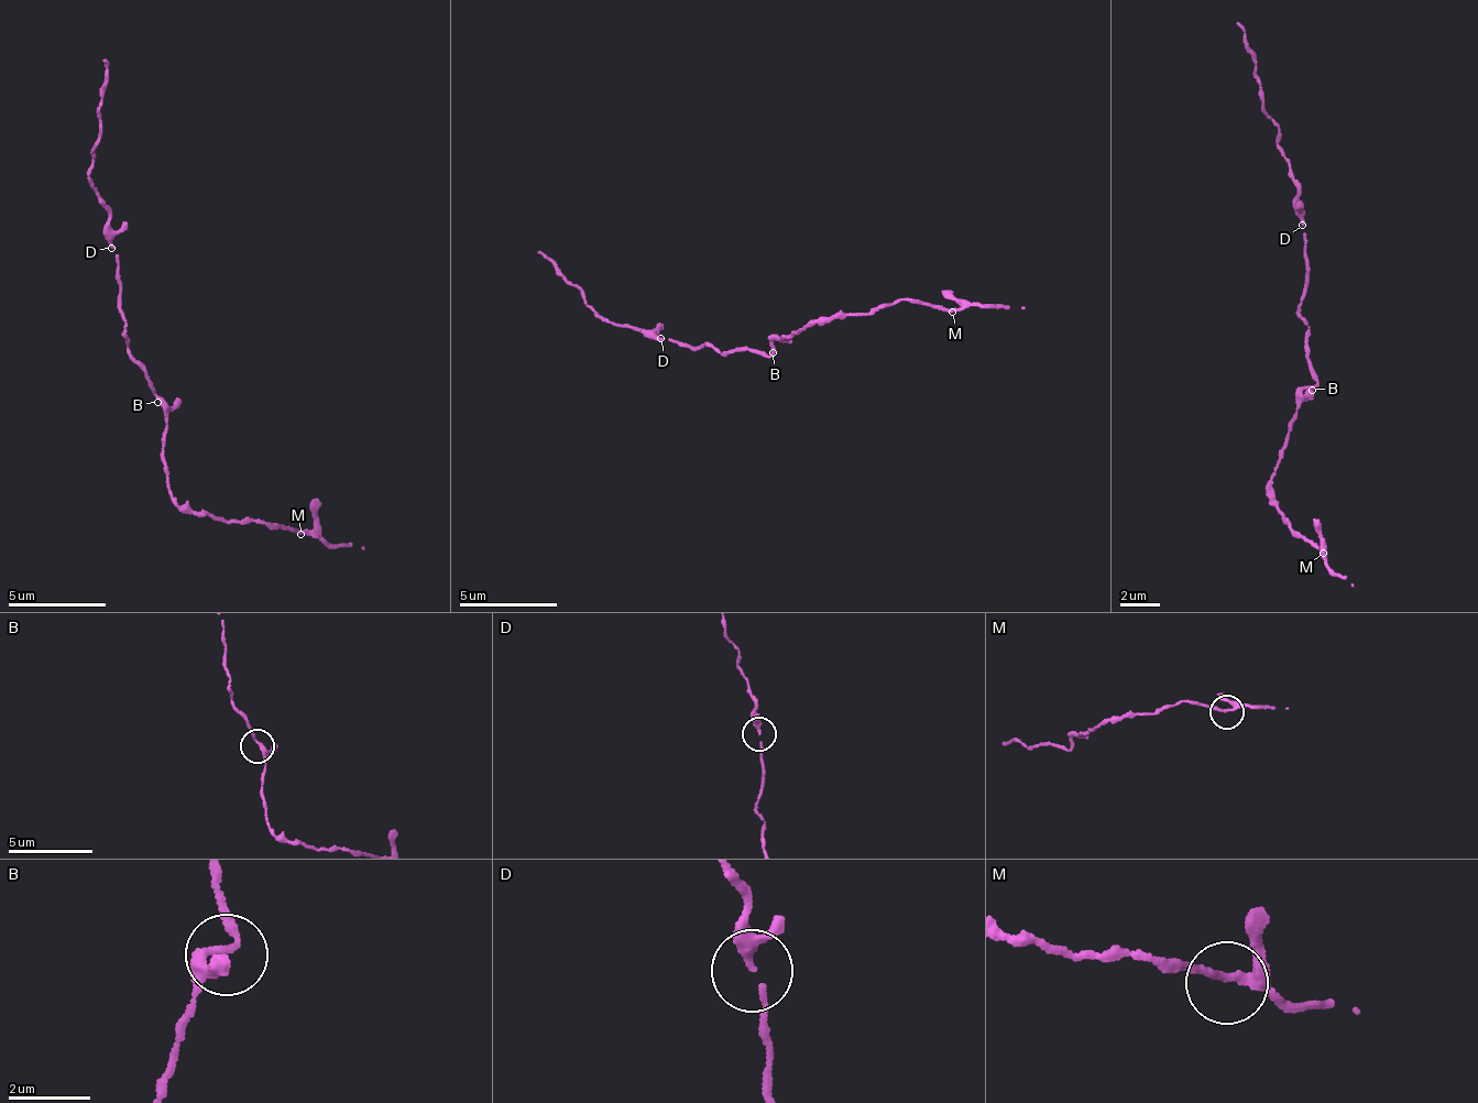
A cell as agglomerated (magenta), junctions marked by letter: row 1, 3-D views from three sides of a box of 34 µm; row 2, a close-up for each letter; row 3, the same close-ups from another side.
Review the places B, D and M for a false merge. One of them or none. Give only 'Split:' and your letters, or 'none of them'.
Split: none of them

